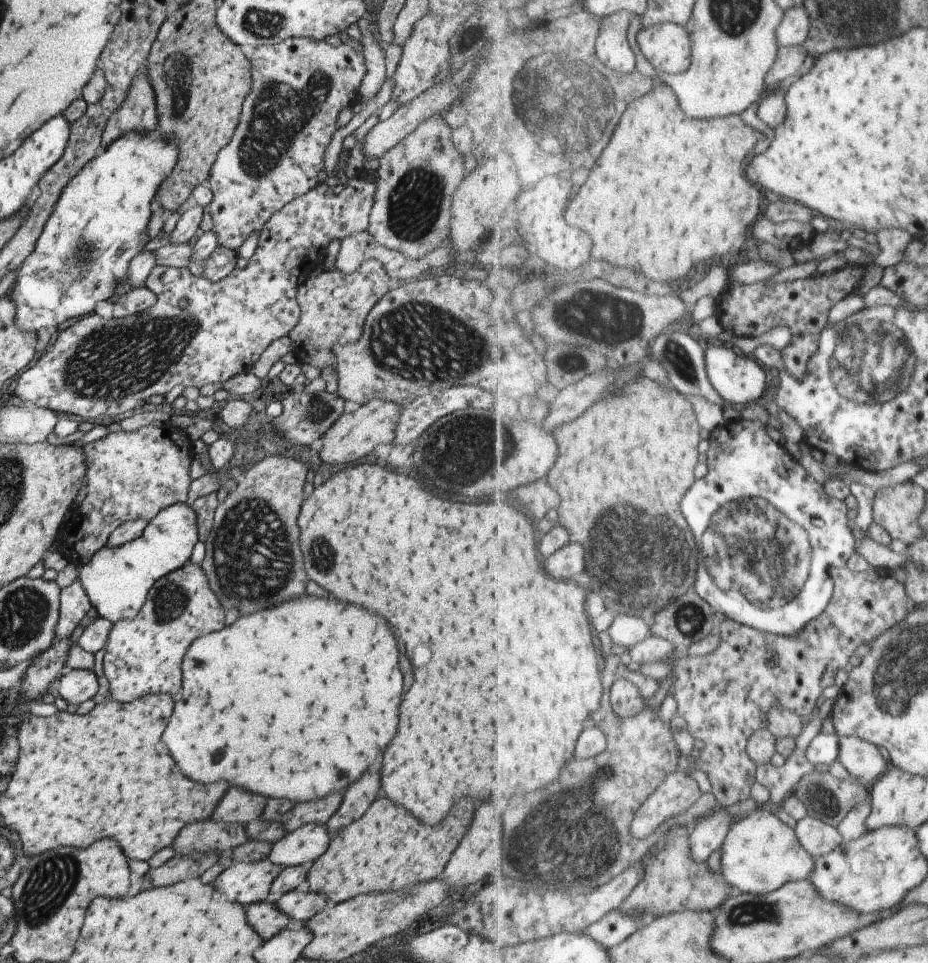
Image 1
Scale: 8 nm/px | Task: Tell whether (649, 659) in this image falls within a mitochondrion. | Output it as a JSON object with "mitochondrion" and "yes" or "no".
{"mitochondrion":"no"}

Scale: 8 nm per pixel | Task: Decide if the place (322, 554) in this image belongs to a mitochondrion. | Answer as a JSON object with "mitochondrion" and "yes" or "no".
{"mitochondrion":"yes"}

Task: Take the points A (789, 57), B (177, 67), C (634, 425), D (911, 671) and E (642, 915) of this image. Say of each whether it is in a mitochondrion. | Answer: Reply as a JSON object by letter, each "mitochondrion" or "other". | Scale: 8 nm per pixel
{"A":"other","B":"mitochondrion","C":"other","D":"mitochondrion","E":"other"}

